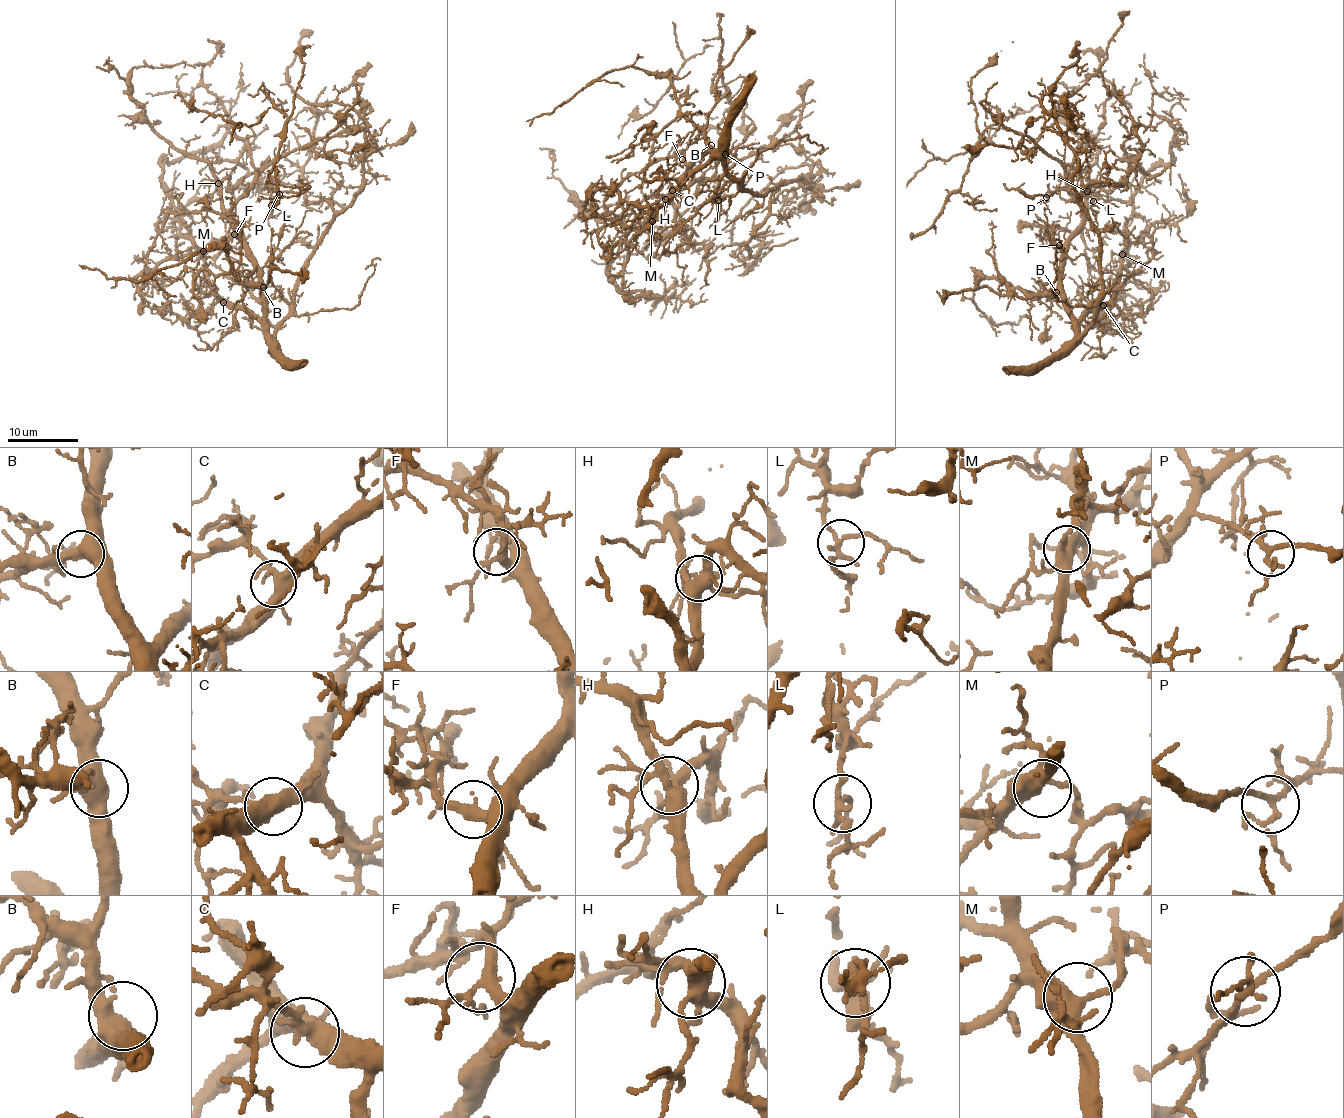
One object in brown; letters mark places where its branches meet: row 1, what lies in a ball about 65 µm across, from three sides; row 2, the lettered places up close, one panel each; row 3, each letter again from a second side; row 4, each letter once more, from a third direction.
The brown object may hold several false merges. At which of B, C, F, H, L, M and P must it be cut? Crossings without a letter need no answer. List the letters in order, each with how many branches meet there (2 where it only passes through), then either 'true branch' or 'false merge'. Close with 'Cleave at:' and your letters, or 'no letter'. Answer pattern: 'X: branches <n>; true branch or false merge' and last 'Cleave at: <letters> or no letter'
B: branches 3; true branch
C: branches 5; true branch
F: branches 5; true branch
H: branches 5; true branch
L: branches 3; true branch
M: branches 5; true branch
P: branches 4; true branch
Cleave at: no letter

